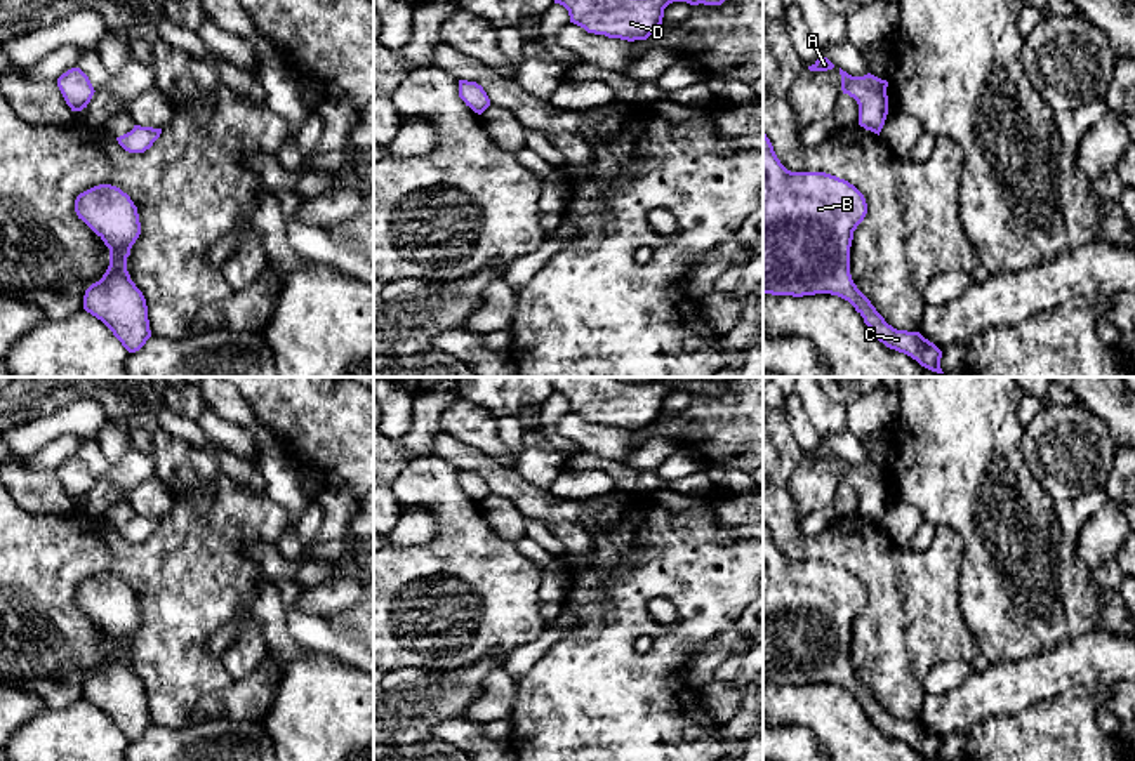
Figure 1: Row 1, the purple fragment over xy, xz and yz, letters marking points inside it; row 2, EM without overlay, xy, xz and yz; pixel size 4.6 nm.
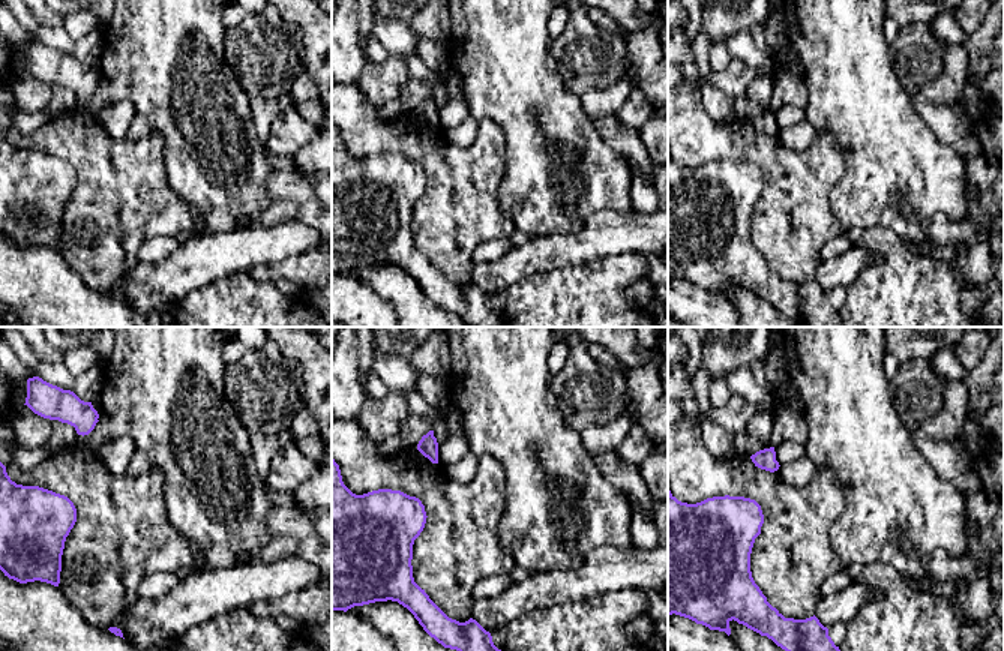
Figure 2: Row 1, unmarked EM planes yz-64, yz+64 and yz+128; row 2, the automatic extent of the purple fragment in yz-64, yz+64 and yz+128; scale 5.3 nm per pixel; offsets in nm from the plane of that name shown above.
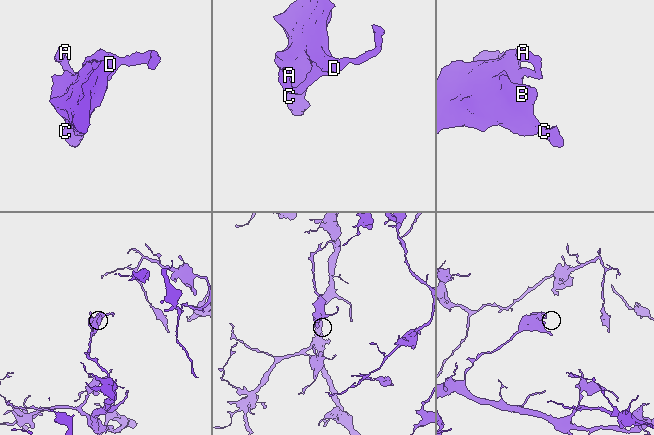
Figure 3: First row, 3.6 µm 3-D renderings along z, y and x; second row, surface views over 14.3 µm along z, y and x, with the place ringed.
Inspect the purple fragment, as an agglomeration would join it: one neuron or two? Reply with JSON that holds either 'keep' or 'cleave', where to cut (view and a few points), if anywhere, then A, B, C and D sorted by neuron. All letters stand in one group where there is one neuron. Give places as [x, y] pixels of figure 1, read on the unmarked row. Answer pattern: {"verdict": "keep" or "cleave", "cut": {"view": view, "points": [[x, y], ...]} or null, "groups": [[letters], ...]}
{"verdict": "keep", "cut": null, "groups": [["A", "B", "C", "D"]]}

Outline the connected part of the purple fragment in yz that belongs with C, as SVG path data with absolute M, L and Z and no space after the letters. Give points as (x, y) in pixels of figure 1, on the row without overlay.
M763 521L763 683L838 685L855 697L873 725L886 737L911 745L932 761L942 761L942 740L919 721L888 714L852 669L850 636L853 620L866 603L866 587L853 573L826 561L787 559Z

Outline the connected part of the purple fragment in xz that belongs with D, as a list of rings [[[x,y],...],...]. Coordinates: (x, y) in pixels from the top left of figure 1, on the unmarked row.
[[[548,377],[554,393],[568,400],[570,412],[587,422],[605,424],[627,431],[647,429],[660,419],[664,398],[673,391],[690,394],[721,394],[737,380],[716,384],[702,379],[683,377],[680,384],[660,379],[631,386],[615,377]]]

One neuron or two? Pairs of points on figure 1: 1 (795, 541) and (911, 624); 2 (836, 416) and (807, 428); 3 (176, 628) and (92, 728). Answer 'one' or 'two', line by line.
1: one
2: two
3: two

